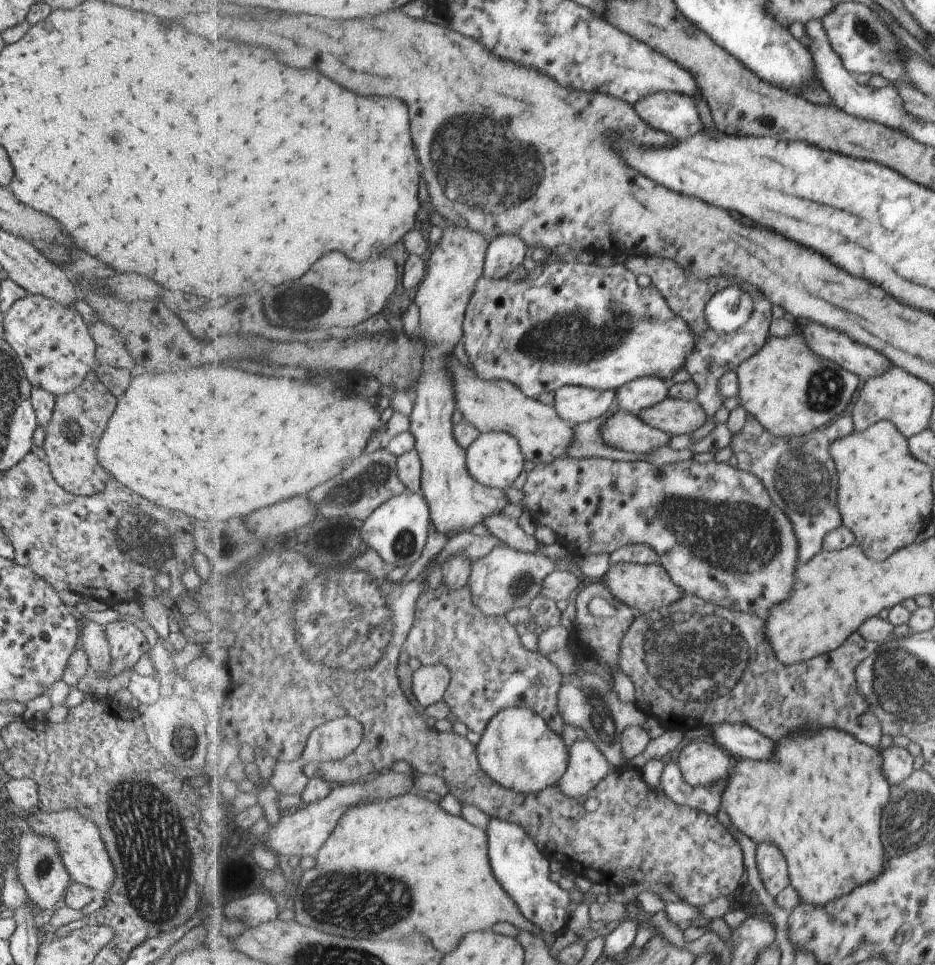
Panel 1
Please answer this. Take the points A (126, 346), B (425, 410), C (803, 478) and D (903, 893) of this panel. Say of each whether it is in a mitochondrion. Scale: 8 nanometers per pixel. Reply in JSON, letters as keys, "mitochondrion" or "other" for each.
{"A":"other","B":"other","C":"mitochondrion","D":"other"}

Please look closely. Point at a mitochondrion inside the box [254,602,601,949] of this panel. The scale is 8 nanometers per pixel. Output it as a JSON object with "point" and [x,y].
{"point":[372,901]}

